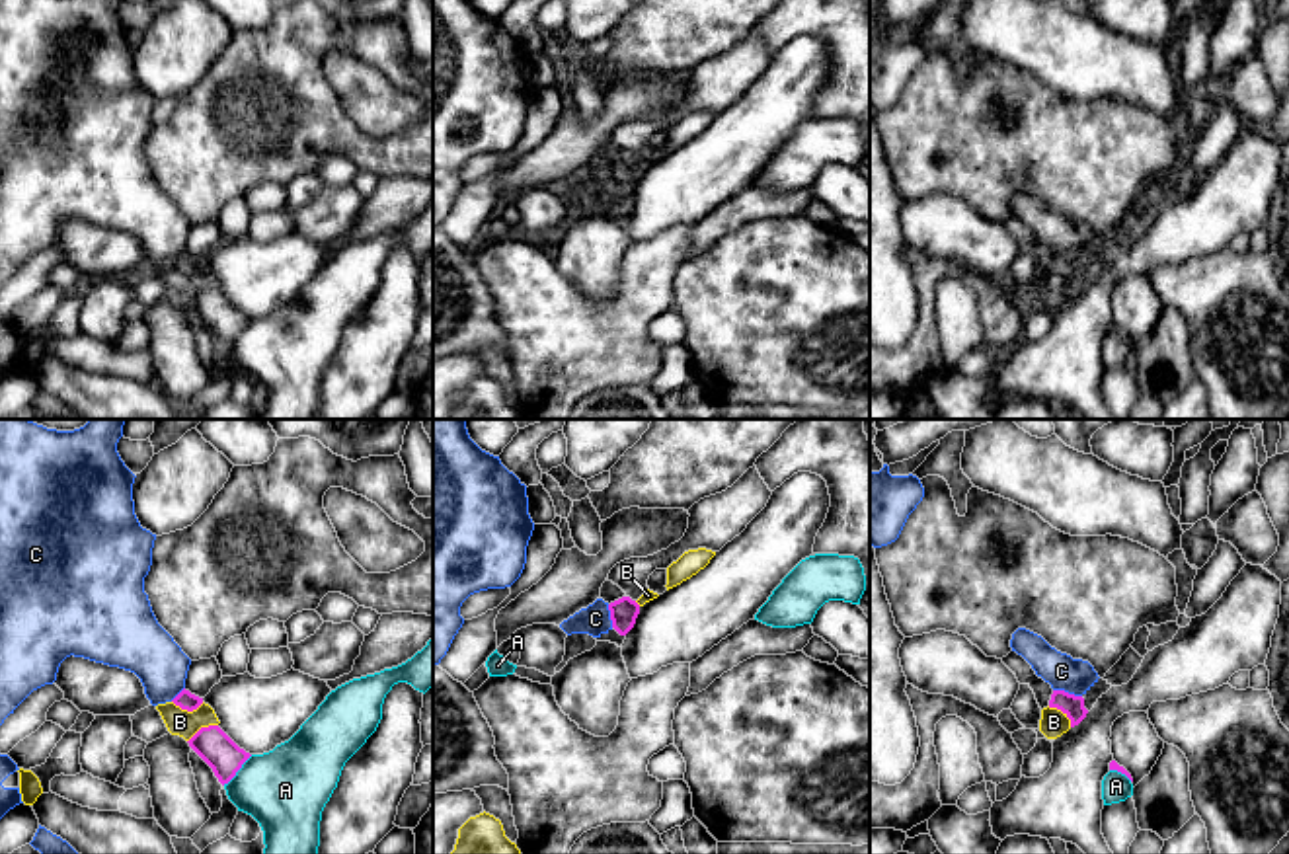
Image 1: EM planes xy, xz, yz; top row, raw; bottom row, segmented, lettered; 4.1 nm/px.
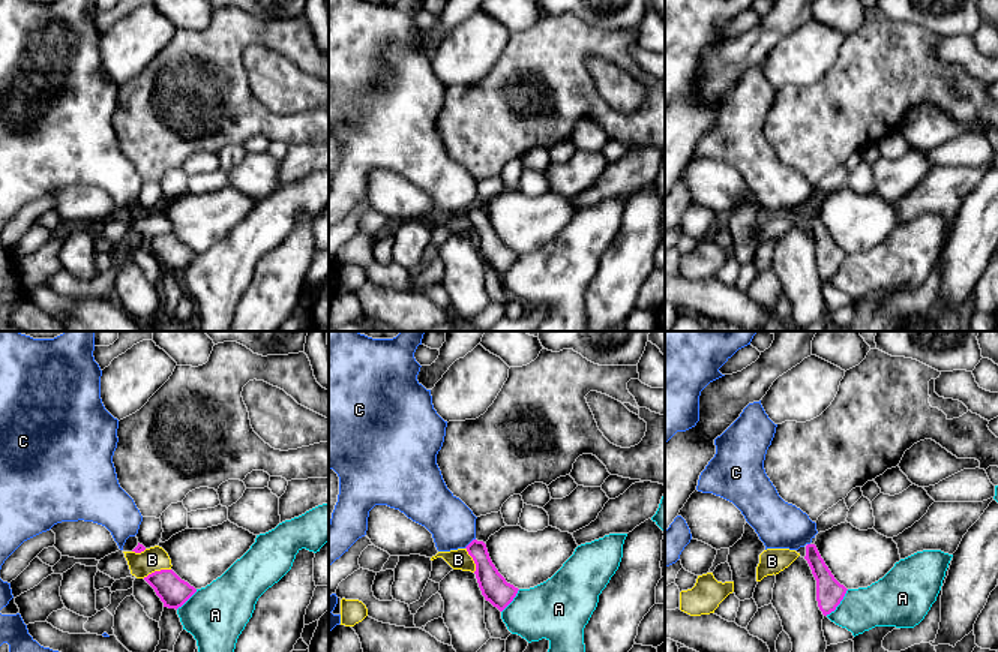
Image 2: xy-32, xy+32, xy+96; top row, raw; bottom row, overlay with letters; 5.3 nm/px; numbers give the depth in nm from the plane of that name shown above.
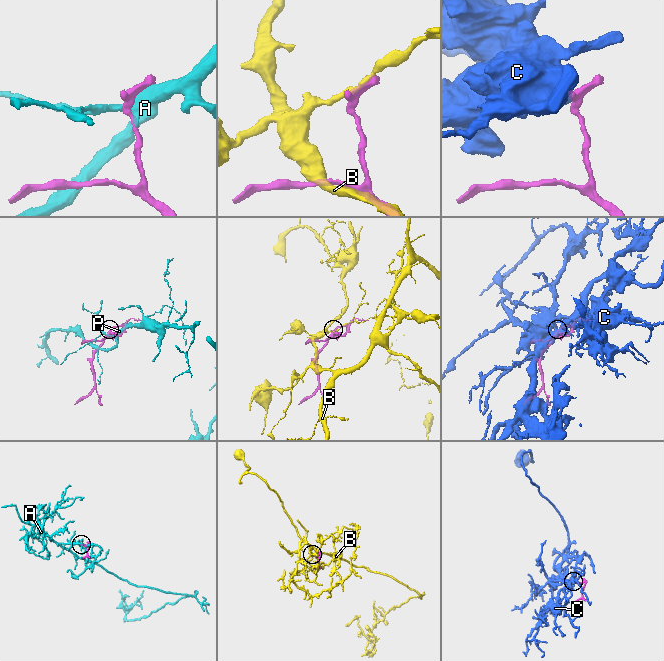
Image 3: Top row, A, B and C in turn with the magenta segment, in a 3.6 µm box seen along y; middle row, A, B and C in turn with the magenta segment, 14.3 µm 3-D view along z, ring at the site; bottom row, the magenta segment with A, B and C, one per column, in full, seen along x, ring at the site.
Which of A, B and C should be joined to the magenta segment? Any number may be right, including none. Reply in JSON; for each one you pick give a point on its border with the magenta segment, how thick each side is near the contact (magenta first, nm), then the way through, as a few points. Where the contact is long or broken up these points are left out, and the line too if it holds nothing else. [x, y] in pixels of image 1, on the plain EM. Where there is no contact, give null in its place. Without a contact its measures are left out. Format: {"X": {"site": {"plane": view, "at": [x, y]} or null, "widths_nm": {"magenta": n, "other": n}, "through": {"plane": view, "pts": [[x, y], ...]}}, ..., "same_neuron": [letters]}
{"same_neuron": []}

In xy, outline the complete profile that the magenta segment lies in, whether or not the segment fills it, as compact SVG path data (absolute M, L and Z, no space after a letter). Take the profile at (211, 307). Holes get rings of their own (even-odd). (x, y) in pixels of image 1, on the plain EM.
M218 289L201 291L187 306L213 331L222 349L228 347L252 320Z

